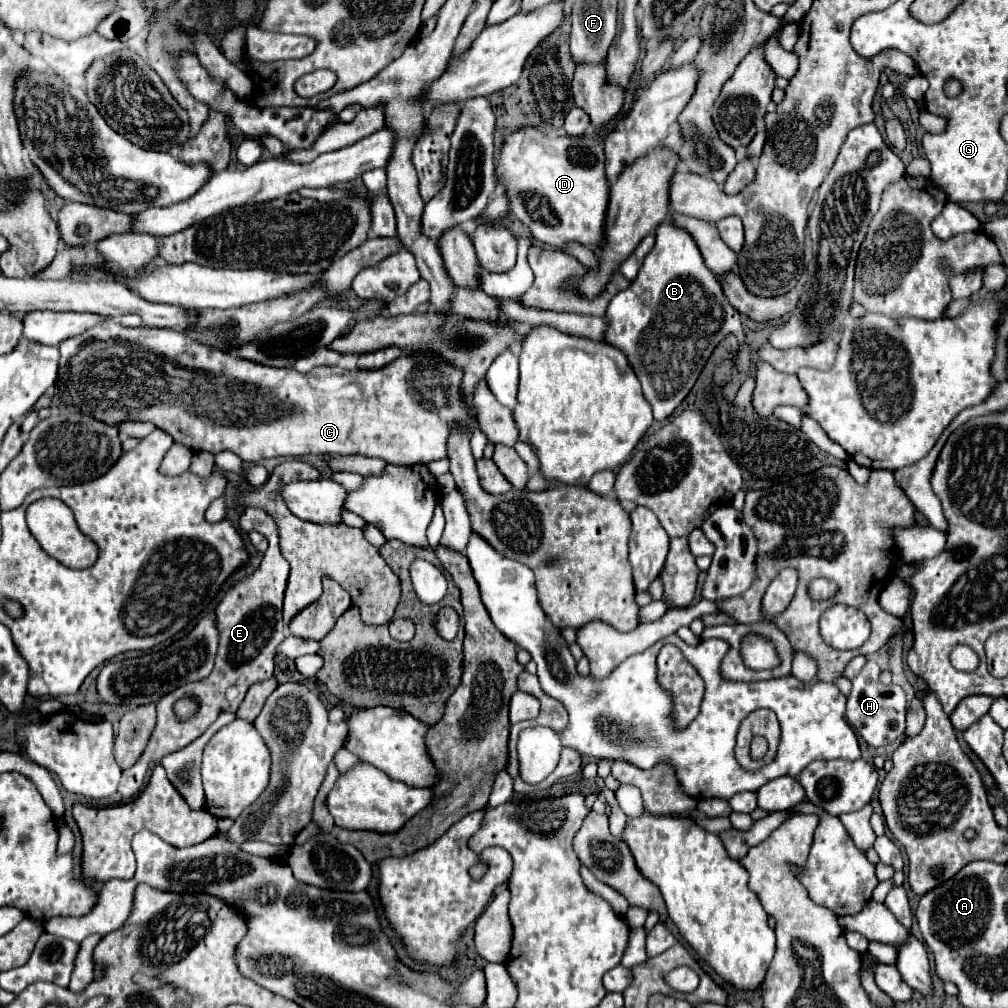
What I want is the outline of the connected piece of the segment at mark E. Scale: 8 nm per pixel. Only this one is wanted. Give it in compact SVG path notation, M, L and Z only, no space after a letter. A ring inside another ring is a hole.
M255 506L247 508L239 518L239 528L245 532L257 530L267 536L269 548L265 552L265 558L263 558L259 570L255 574L243 578L241 582L237 582L227 592L227 596L221 600L221 604L215 608L215 620L217 620L217 630L219 630L219 650L215 656L213 672L205 680L181 686L157 702L157 726L153 730L153 736L151 736L143 756L129 770L123 770L123 778L119 782L119 794L125 800L133 800L139 796L143 784L149 778L151 766L159 764L163 756L167 756L175 750L181 750L187 744L191 744L193 740L197 740L217 720L217 716L225 710L225 704L227 704L227 694L225 694L227 688L231 688L233 684L237 686L241 676L245 682L239 684L239 692L237 692L235 700L229 702L229 712L237 712L237 708L243 702L251 684L273 676L275 654L277 654L275 646L279 646L279 642L283 642L283 638L285 638L281 606L283 606L283 592L285 592L287 578L289 578L289 562L283 558L283 554L279 550L277 524L265 510L259 510ZM185 696L193 696L197 700L199 710L195 712L193 720L175 718L173 704Z

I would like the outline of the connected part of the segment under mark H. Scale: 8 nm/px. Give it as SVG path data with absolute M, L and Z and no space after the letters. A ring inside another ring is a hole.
M869 660L863 670L851 680L851 692L847 696L847 722L869 746L887 746L905 732L905 692L897 684L881 684L879 674L881 668L877 662Z

